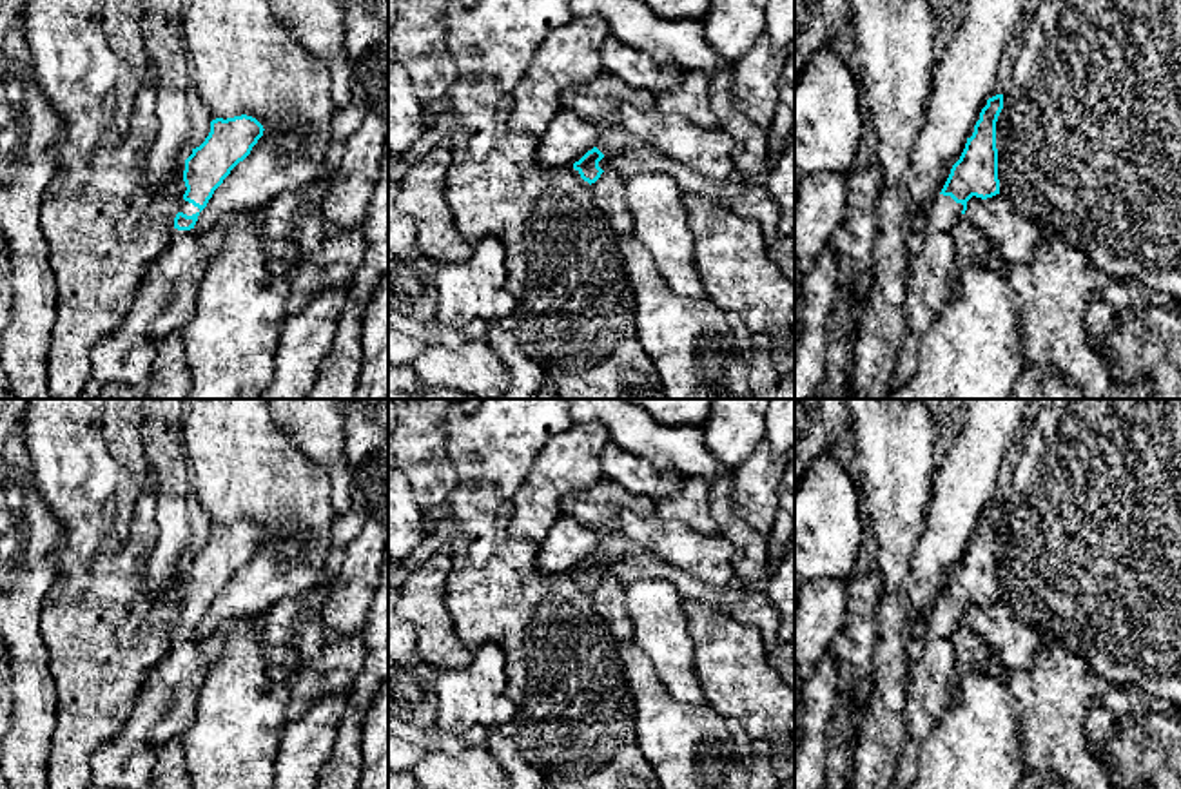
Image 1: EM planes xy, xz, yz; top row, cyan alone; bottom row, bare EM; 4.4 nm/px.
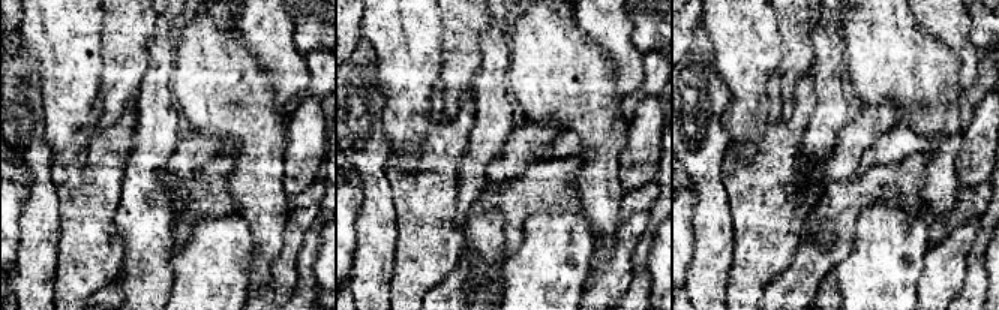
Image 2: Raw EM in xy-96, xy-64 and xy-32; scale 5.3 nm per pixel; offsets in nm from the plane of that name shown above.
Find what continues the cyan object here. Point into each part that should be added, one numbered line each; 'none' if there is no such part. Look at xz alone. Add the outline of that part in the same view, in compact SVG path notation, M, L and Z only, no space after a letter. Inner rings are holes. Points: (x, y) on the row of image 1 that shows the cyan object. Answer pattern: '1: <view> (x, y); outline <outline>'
1: xz (614, 138); outline M617 122L600 127L599 141L595 145L604 156L639 149L639 141L633 134L630 134L624 127Z

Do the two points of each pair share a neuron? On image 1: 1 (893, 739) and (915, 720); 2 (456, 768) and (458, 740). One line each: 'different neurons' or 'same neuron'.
1: different neurons
2: different neurons

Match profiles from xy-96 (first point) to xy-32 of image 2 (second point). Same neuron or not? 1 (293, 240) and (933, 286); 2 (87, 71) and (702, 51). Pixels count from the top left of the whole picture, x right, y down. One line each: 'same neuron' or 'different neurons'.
1: same neuron
2: different neurons

